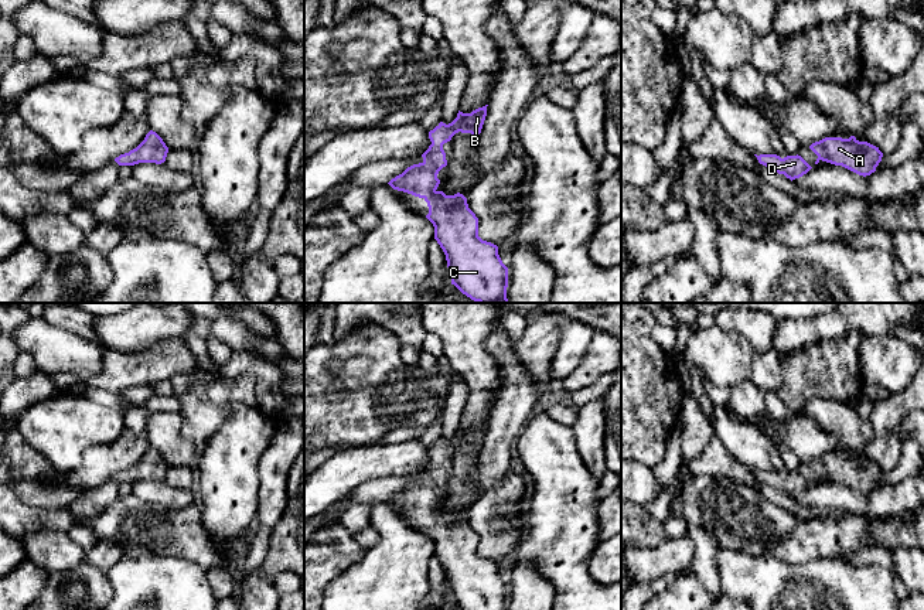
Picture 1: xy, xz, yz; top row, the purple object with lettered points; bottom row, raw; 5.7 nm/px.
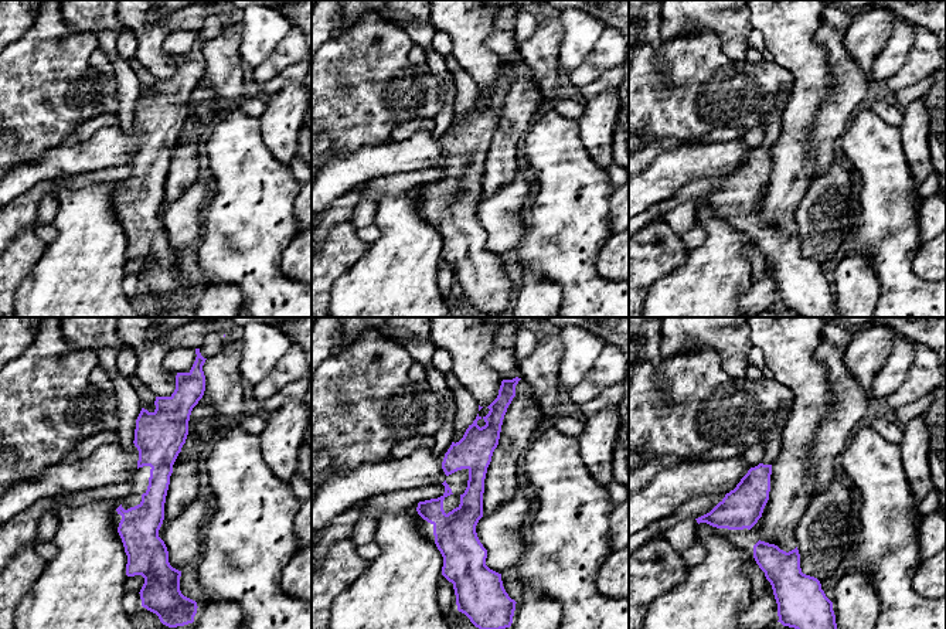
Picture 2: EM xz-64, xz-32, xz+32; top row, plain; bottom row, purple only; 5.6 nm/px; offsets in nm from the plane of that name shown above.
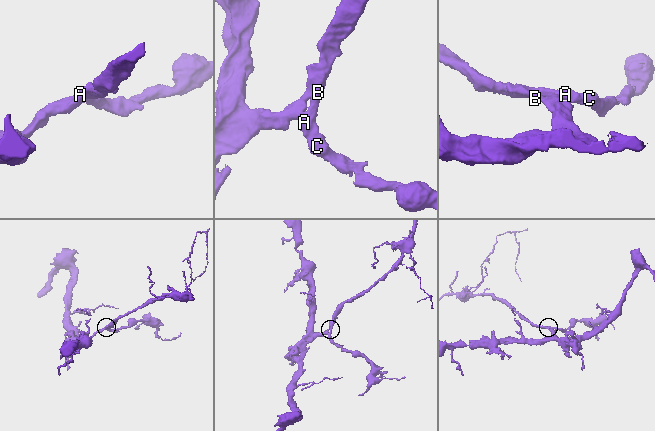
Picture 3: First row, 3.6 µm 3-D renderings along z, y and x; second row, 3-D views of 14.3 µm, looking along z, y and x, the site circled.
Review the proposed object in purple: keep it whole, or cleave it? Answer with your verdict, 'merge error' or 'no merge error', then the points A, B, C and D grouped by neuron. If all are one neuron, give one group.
no merge error | A B C D

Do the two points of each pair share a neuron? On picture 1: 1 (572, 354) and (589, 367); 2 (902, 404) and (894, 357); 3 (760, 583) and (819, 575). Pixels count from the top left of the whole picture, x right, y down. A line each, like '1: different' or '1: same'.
1: different
2: different
3: same

